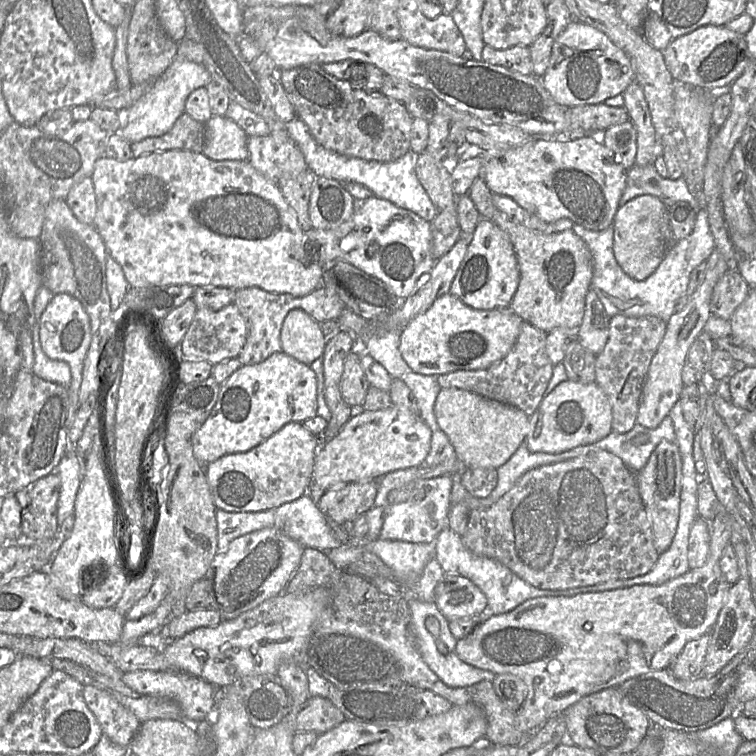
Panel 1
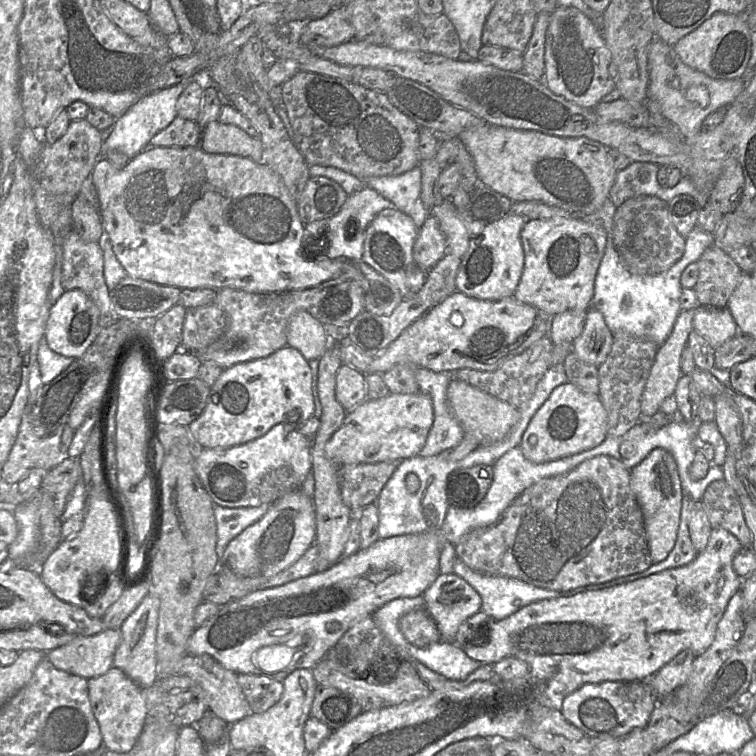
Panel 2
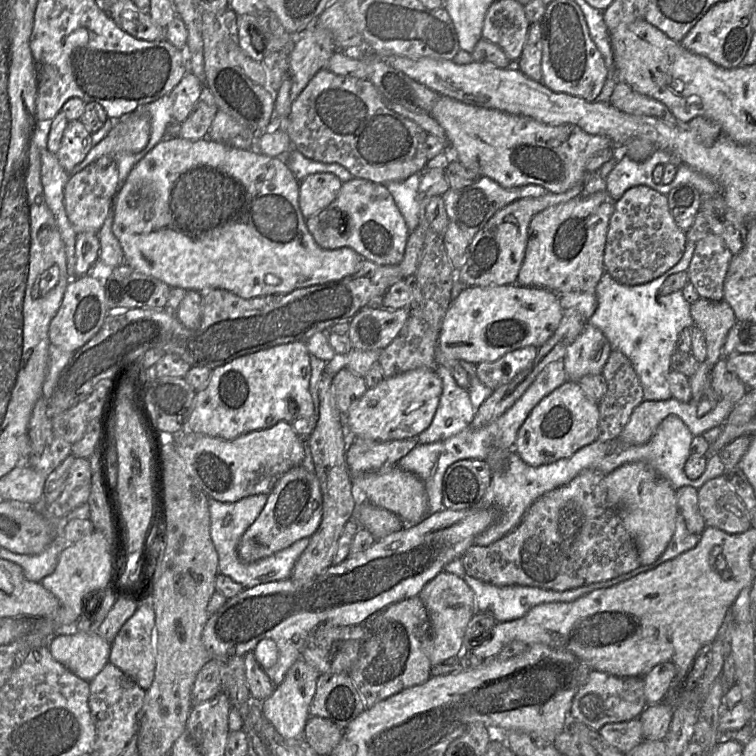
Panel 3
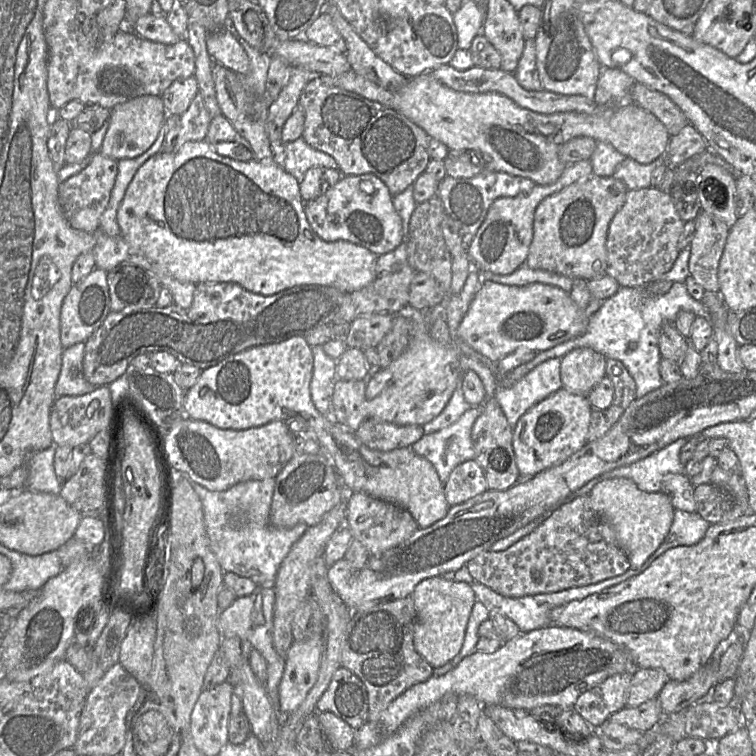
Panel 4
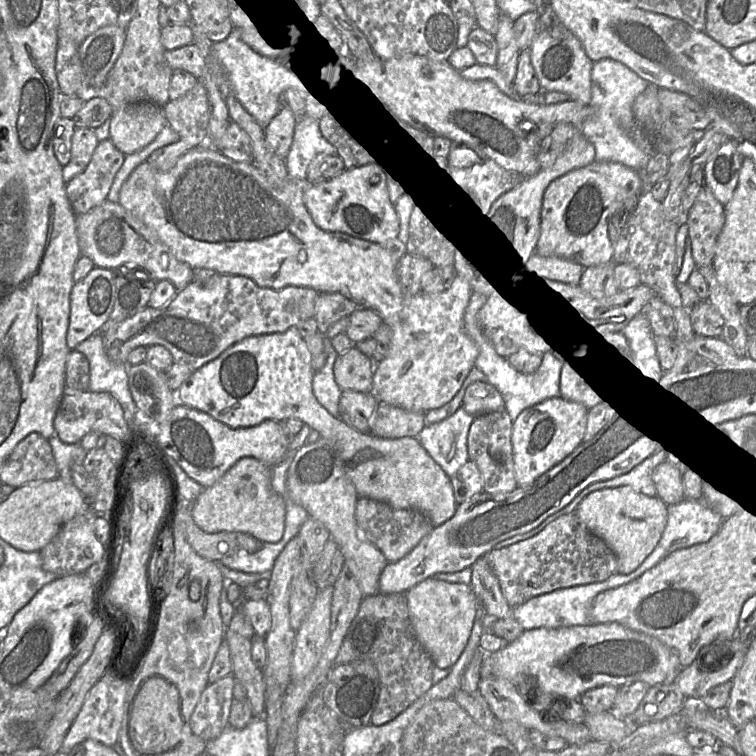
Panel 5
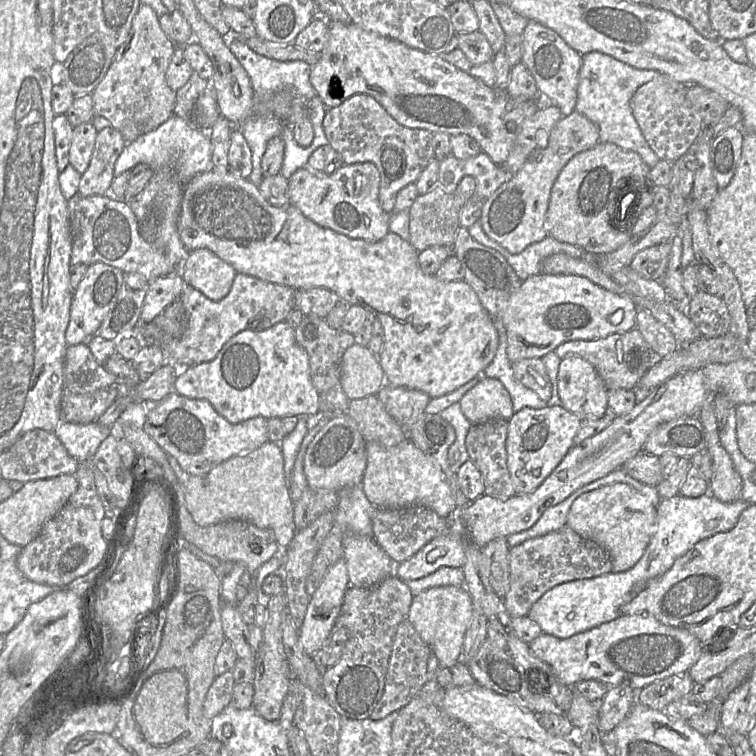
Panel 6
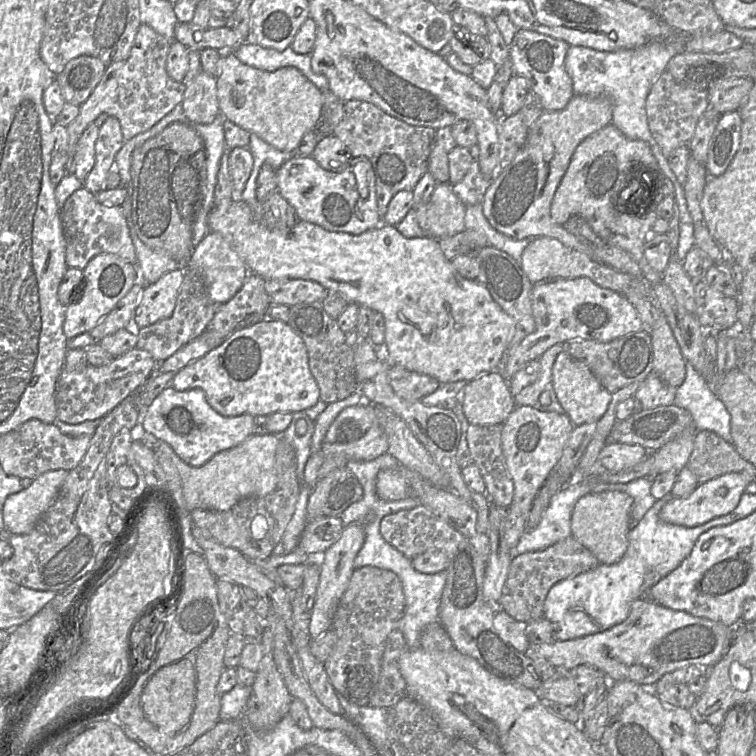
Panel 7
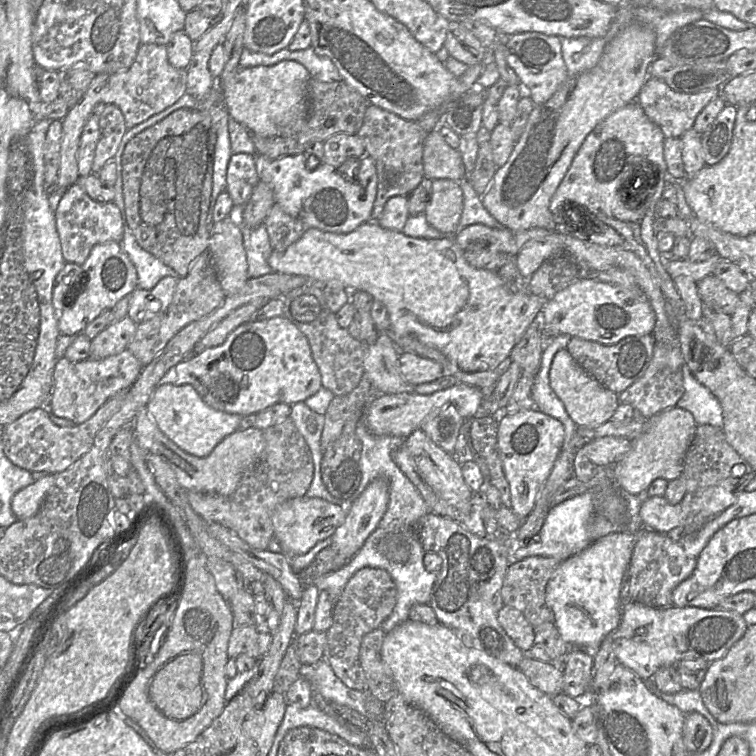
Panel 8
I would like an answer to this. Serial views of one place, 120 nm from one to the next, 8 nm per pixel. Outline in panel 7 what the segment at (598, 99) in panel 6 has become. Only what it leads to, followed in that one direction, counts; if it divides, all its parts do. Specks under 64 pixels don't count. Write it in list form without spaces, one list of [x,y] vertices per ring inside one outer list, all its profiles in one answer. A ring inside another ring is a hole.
[[[676,33],[672,37],[652,40],[640,47],[611,52],[570,45],[565,57],[565,67],[572,80],[572,89],[575,95],[609,99],[613,107],[611,123],[627,138],[642,140],[649,144],[660,171],[674,185],[674,198],[679,213],[679,222],[692,224],[692,217],[685,198],[684,185],[678,182],[668,164],[667,158],[662,154],[653,139],[648,127],[645,110],[646,98],[653,83],[666,71],[669,60],[676,54],[684,52],[685,39],[685,33]]]

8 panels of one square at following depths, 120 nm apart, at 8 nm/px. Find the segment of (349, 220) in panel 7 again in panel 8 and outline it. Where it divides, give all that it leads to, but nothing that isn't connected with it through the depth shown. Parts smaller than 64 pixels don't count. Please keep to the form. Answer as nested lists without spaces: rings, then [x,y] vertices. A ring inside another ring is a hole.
[[[304,153],[276,159],[256,156],[256,171],[259,181],[266,183],[272,189],[275,203],[285,213],[302,222],[307,228],[317,228],[324,232],[337,234],[352,232],[361,224],[368,222],[377,195],[377,171],[375,162],[370,156],[364,156],[364,160],[359,164],[358,173],[356,173],[355,167],[354,179],[340,177],[335,168],[323,163],[309,170],[306,167],[306,162],[307,157]]]

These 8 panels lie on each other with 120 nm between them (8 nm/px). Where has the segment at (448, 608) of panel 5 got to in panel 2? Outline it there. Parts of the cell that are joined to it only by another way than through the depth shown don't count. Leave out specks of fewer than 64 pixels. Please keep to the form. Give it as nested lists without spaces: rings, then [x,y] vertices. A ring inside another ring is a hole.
[[[440,573],[422,596],[442,640],[447,642],[455,641],[459,626],[482,606],[479,593],[454,573]]]

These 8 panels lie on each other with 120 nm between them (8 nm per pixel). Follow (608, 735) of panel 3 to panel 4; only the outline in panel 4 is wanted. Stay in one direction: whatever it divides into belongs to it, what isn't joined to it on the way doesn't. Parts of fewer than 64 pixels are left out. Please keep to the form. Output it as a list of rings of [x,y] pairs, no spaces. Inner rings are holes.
[[[658,697],[646,701],[638,707],[625,707],[616,712],[608,721],[646,732],[658,724],[664,717]]]

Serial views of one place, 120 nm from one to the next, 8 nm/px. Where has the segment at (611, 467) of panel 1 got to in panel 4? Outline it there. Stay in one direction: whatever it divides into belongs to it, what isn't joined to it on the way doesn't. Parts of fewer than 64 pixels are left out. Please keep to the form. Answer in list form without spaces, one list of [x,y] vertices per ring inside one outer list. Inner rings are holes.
[[[586,494],[561,504],[541,525],[508,549],[484,551],[471,559],[466,566],[475,581],[488,586],[502,596],[520,598],[595,584],[624,574],[630,569],[630,562],[617,544],[614,531],[593,510],[590,495]]]

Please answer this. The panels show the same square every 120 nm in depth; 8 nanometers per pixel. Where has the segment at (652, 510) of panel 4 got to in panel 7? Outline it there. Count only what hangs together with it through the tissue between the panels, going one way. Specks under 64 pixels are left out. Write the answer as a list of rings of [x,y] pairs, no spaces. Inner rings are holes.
[[[603,491],[582,496],[574,506],[571,517],[572,537],[586,547],[600,562],[619,562],[628,548],[633,498],[620,491]]]

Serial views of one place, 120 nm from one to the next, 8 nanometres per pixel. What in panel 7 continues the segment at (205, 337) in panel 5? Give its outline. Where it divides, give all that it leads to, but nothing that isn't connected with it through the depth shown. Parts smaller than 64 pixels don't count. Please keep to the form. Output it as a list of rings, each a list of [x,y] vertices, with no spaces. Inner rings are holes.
[[[251,274],[231,300],[216,307],[206,331],[218,332],[226,340],[234,332],[266,320],[266,312],[271,305],[265,291],[265,280]]]

